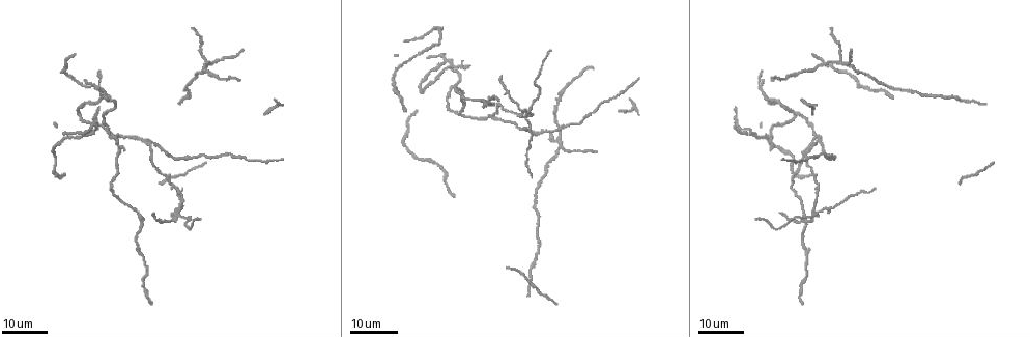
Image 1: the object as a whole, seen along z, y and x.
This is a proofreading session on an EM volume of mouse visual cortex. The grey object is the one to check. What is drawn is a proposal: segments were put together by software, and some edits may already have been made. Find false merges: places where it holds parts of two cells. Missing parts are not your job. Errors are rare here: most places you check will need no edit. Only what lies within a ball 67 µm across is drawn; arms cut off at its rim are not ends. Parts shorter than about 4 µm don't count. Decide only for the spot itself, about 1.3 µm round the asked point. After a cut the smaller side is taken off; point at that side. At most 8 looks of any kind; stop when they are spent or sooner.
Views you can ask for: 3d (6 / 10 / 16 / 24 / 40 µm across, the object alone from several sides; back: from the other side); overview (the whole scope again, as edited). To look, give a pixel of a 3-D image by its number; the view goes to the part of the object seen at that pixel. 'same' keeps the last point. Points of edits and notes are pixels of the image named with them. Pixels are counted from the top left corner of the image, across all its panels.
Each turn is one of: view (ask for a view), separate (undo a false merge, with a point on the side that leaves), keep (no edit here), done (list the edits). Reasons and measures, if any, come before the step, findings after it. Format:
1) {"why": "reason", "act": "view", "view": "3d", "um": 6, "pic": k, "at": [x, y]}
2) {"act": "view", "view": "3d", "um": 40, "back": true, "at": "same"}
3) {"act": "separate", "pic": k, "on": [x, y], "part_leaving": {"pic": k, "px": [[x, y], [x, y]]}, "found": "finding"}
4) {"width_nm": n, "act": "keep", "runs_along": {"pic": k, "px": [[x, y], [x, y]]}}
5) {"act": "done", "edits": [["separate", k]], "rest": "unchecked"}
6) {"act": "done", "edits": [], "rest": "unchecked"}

{"why": "thin arm on a thick one", "act": "view", "view": "3d", "um": 24, "pic": 1, "at": [100, 98]}

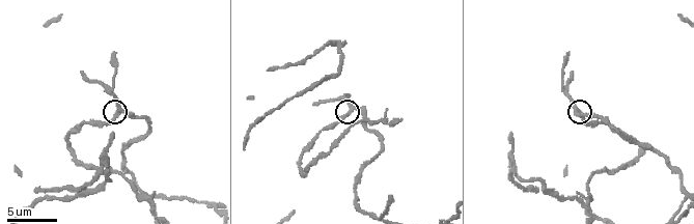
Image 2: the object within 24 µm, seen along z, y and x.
{"act": "view", "view": "3d", "um": 6, "pic": 2, "at": [350, 111]}

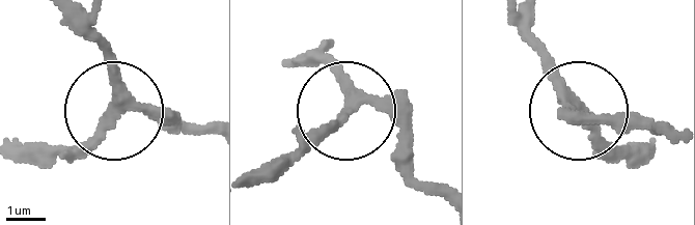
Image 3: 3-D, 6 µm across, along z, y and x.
{"why": "from behind", "act": "view", "view": "3d", "um": 6, "back": true, "pic": 3, "at": [572, 100]}

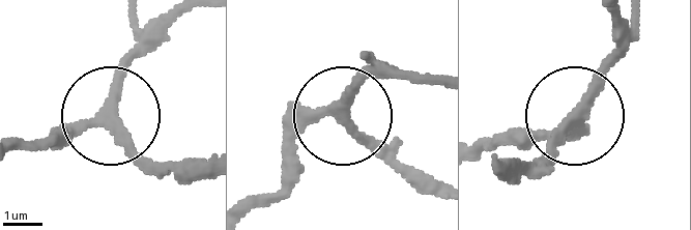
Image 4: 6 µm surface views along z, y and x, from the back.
{"arms": 3, "act": "keep", "found": "one cell here"}

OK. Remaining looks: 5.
{"why": "three-way junction", "act": "view", "view": "3d", "um": 24, "pic": 1, "at": [515, 114]}

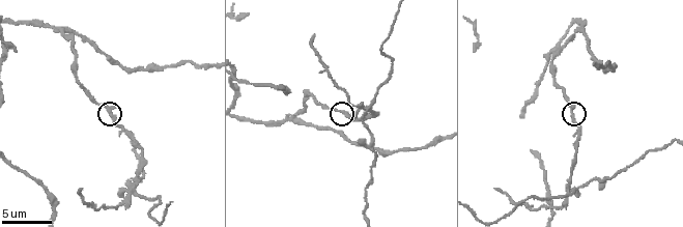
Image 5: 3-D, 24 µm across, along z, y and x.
{"act": "view", "view": "3d", "um": 6, "pic": 5, "at": [346, 111]}

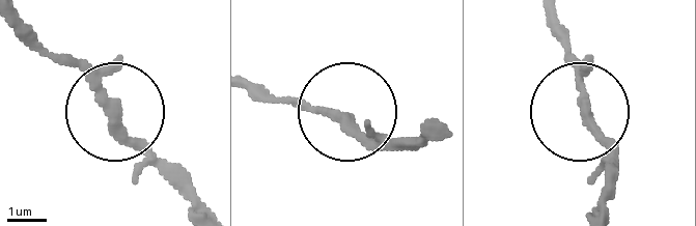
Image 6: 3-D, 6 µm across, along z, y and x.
{"arms": 3, "act": "keep", "runs_along": {"pic": 6, "px": [[23, 27], [189, 193]]}, "found": "one cell here"}

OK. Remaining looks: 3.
{"why": "four-way junction", "act": "view", "view": "3d", "um": 10, "pic": 5, "at": [363, 112]}

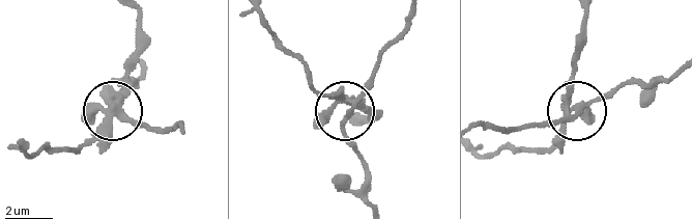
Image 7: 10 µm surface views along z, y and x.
{"side_arm_um": 17, "act": "separate", "pic": 7, "on": [141, 124], "part_leaving": {"pic": 7, "px": [[351, 102], [345, 135], [358, 159], [369, 207]]}, "found": "a second cell is stuck on"}

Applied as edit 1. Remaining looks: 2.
{"act": "done", "edits": [["separate", 7]], "rest": "unchecked"}

